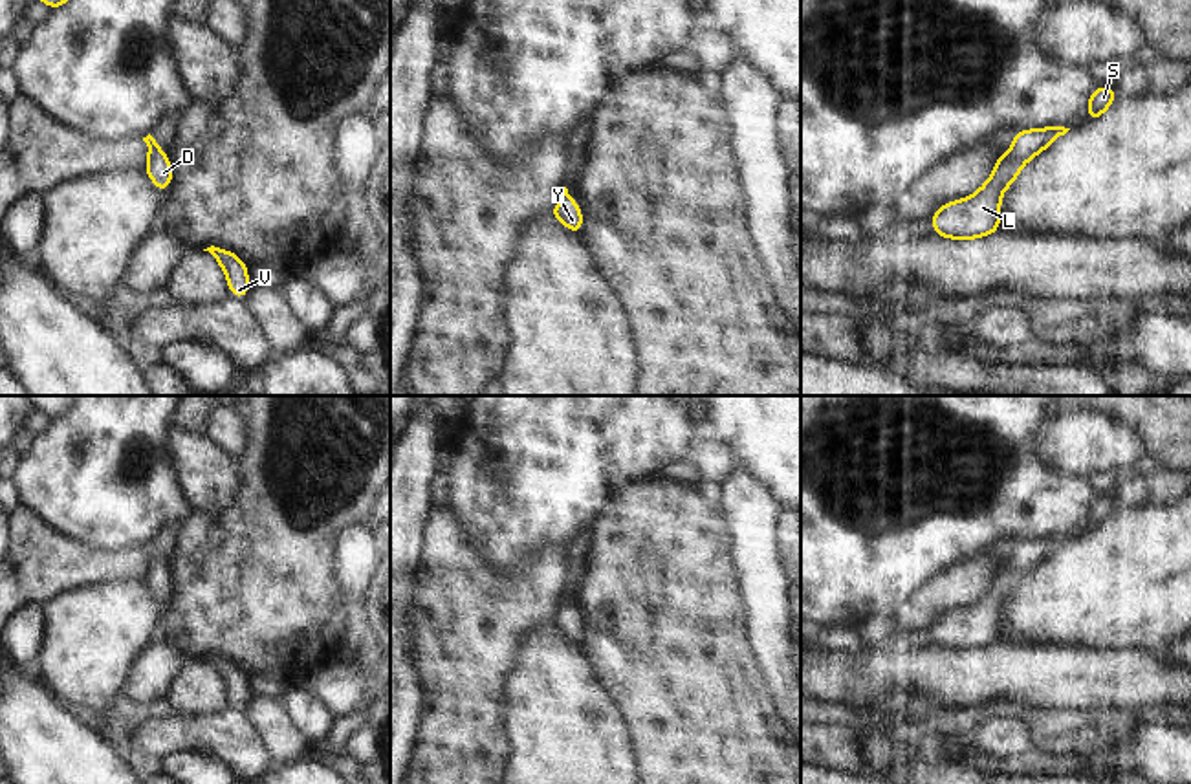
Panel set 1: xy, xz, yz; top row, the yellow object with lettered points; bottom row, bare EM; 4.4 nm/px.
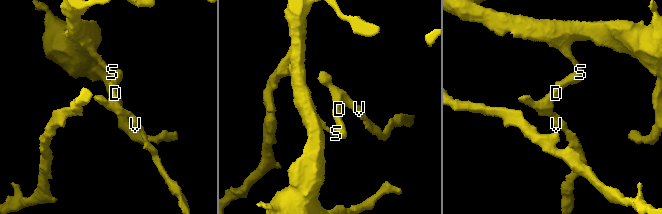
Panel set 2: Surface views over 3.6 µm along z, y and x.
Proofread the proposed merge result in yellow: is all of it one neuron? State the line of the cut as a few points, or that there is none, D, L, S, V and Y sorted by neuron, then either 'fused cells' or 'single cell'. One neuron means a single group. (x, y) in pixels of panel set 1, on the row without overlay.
cut none; groups D L S V Y; single cell

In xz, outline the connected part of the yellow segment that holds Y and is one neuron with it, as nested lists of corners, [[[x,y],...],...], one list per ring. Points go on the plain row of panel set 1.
[[[561,599],[561,610],[557,612],[555,619],[550,623],[557,632],[564,634],[568,641],[579,645],[583,636],[583,623],[575,614],[575,608],[568,604],[568,599]]]

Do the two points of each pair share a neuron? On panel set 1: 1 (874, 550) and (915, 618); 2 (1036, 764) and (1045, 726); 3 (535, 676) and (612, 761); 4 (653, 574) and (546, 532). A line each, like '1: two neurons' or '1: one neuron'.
1: two neurons
2: two neurons
3: one neuron
4: two neurons

